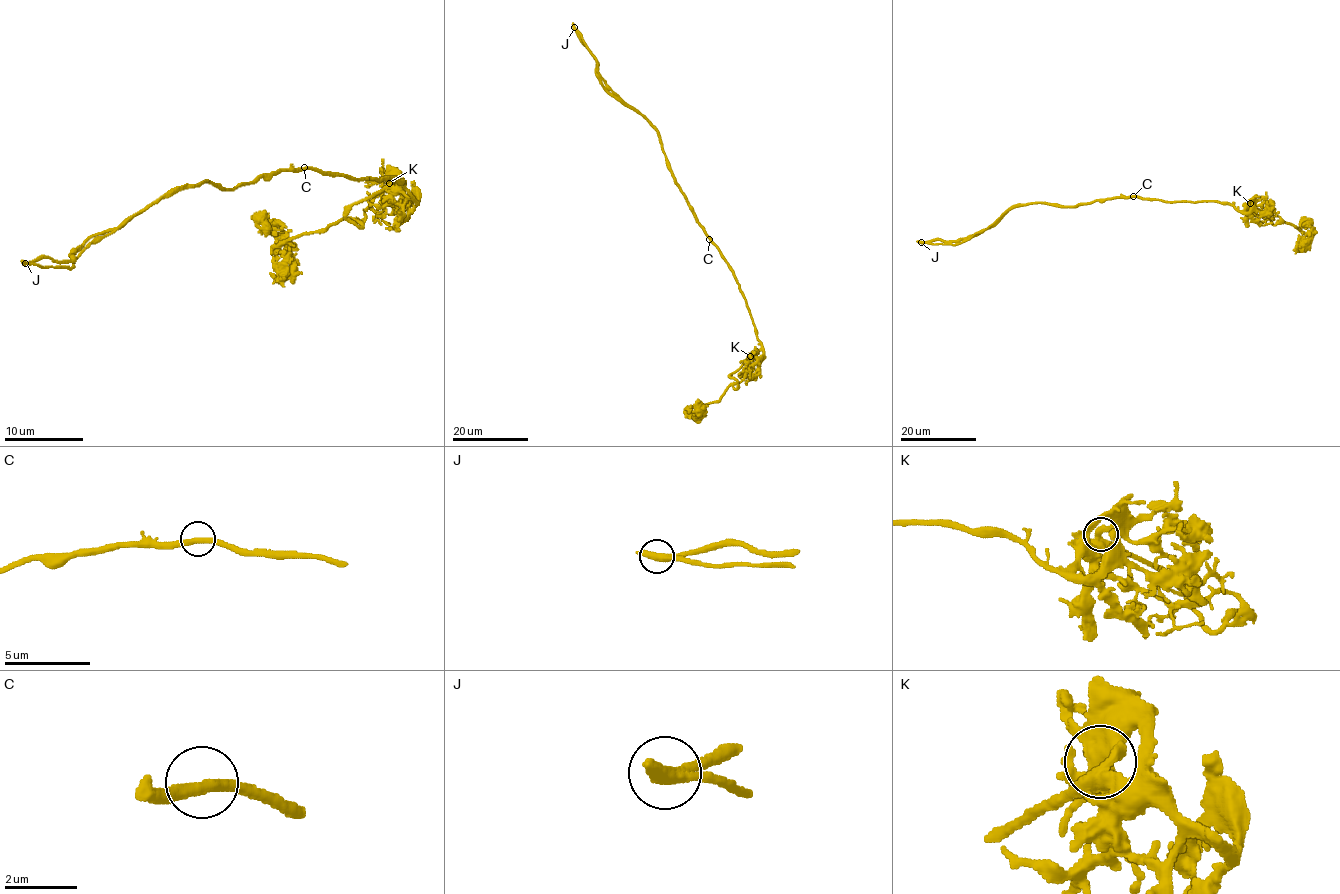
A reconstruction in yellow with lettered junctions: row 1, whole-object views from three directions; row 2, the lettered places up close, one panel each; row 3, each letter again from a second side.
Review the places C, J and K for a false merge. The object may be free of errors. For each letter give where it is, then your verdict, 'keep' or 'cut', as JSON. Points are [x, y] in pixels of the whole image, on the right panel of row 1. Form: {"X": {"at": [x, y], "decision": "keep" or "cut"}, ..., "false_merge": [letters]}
{"C": {"at": [1133, 196], "decision": "keep"}, "J": {"at": [921, 242], "decision": "cut"}, "K": {"at": [1250, 203], "decision": "keep"}, "false_merge": ["J"]}

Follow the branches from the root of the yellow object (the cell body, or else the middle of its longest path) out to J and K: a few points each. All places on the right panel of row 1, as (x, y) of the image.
J: (1132, 197), (1097, 200), (1075, 206), (1045, 202), (1017, 204), (965, 241), (955, 244), (921, 242)
K: (1132, 197), (1165, 201), (1220, 201), (1239, 210), (1250, 203)

